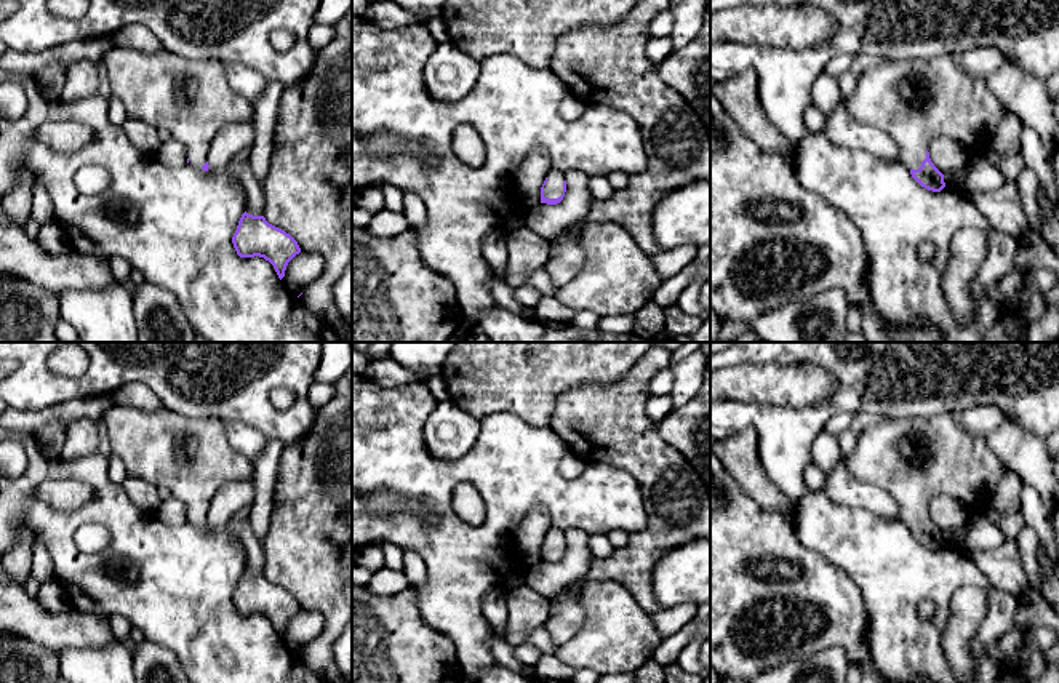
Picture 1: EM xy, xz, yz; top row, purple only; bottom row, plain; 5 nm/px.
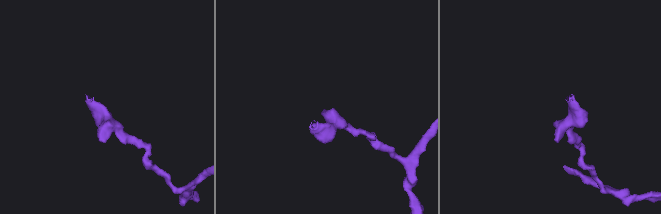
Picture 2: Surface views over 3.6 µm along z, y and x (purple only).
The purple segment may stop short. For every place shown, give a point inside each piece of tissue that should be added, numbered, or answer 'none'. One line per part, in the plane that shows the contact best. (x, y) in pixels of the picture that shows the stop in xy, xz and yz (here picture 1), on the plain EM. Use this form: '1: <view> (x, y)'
1: xz (554, 546)

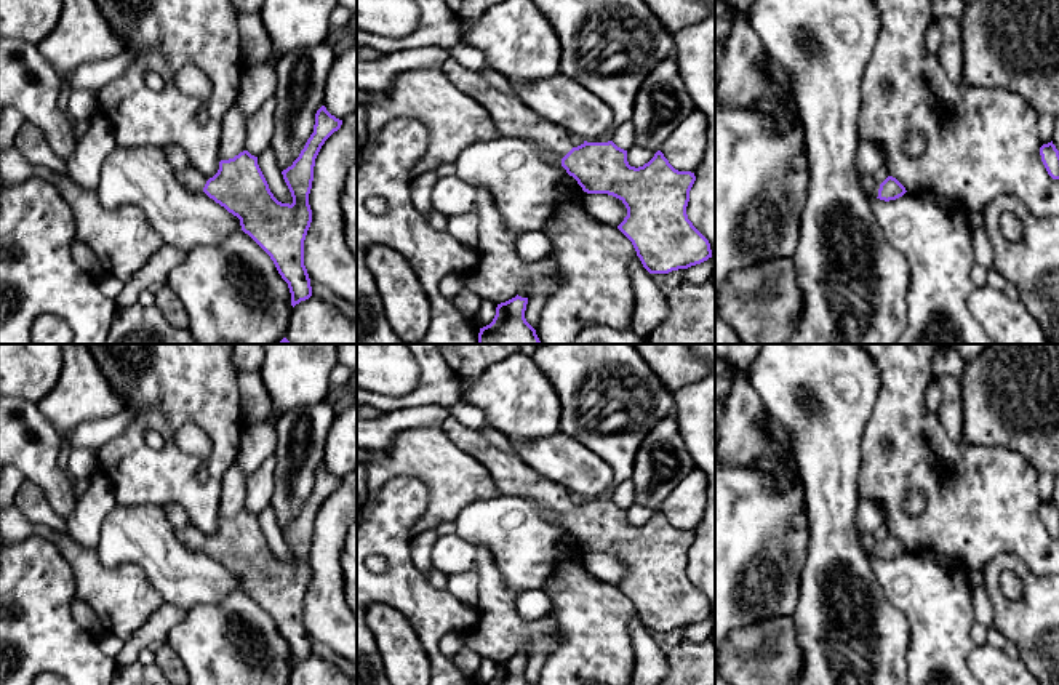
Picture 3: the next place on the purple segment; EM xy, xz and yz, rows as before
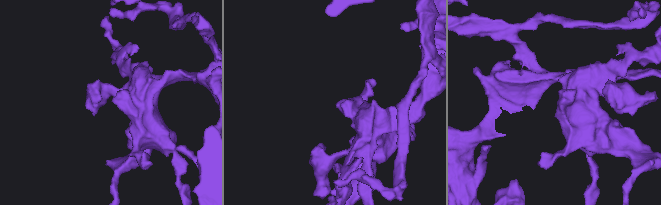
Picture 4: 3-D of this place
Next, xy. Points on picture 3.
1: xy (191, 536)

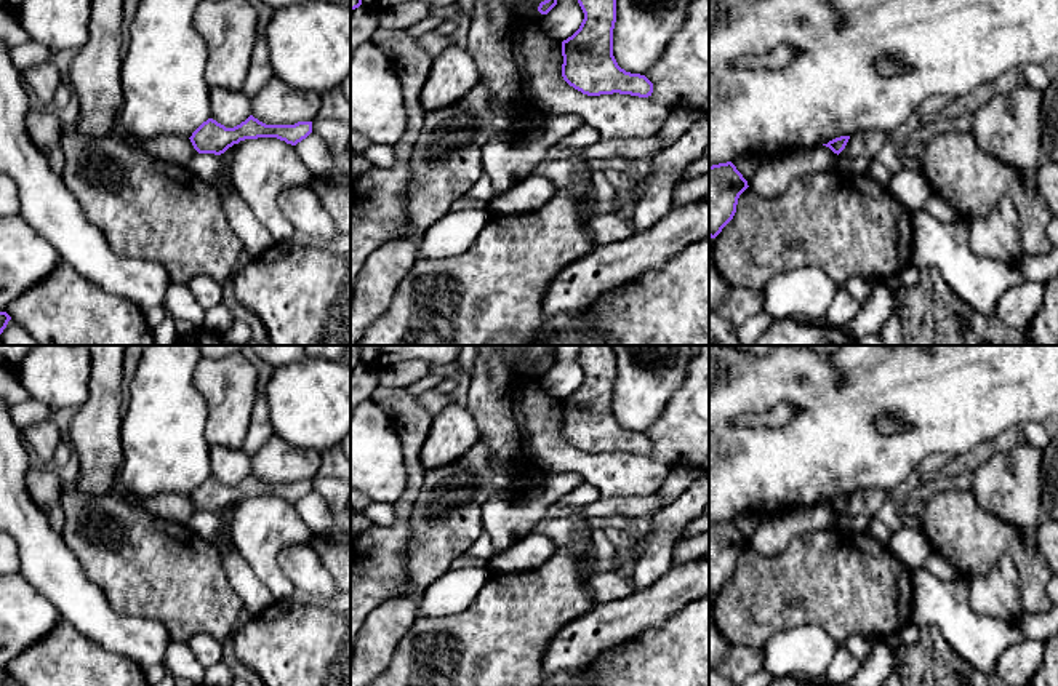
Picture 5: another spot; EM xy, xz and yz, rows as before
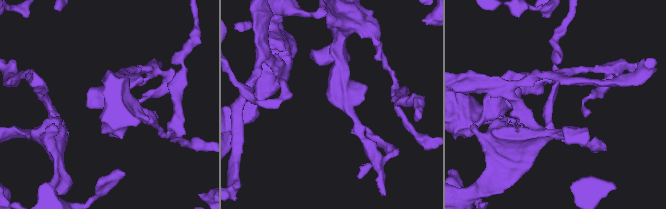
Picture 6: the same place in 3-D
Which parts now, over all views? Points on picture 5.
none

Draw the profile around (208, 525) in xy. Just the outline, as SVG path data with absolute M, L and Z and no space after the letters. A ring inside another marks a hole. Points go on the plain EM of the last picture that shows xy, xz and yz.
M195 512L189 521L189 529L192 529L200 537L213 542L214 545L230 545L230 542L226 542L222 539L224 528L222 520L219 513L214 512Z

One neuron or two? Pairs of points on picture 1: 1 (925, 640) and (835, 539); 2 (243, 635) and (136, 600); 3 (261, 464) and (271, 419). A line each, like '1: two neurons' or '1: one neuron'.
1: one neuron
2: one neuron
3: two neurons

